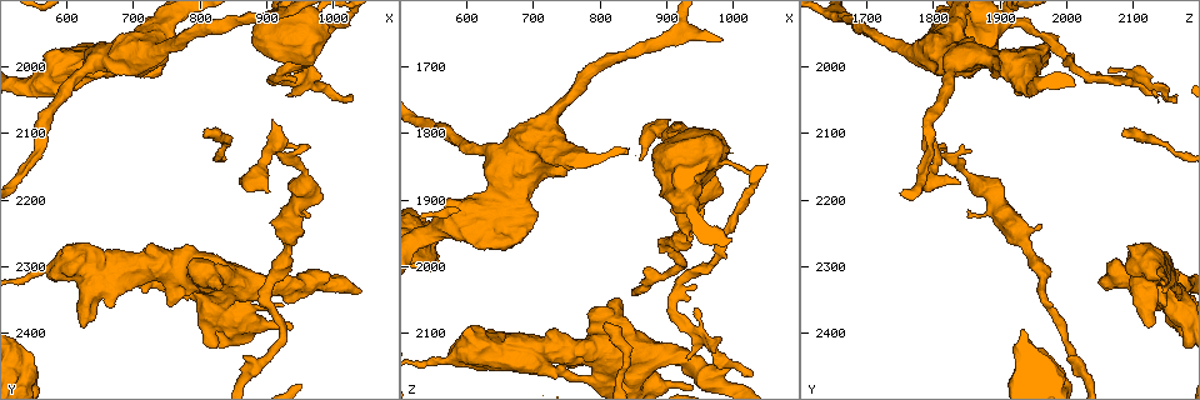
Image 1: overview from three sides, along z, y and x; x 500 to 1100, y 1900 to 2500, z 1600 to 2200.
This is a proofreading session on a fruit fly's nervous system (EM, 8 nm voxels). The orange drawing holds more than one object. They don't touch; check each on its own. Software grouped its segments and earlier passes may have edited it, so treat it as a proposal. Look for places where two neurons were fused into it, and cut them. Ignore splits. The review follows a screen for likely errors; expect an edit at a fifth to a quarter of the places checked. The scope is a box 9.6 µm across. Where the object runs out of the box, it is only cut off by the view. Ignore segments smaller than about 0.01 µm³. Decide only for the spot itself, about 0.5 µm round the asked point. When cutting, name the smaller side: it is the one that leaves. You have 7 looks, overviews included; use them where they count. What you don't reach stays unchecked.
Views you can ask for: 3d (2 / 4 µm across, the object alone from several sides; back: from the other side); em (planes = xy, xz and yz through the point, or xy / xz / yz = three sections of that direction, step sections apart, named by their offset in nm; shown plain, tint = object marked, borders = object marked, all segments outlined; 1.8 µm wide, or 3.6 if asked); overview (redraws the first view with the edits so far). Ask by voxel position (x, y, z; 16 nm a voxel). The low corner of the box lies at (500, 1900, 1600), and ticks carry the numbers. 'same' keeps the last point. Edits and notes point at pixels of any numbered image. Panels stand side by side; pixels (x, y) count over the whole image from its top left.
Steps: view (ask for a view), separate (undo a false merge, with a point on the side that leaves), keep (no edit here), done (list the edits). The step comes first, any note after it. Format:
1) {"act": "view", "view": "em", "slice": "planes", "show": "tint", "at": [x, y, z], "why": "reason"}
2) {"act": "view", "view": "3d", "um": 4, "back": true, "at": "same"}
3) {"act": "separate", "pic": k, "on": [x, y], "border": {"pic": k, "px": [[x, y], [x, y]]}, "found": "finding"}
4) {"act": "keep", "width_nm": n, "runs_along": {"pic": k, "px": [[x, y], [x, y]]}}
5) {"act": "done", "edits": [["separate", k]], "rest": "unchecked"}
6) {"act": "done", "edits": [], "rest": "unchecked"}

{"act": "view", "view": "em", "um": 3.6, "slice": "planes", "show": "tint", "at": [935, 2255, 1930]}

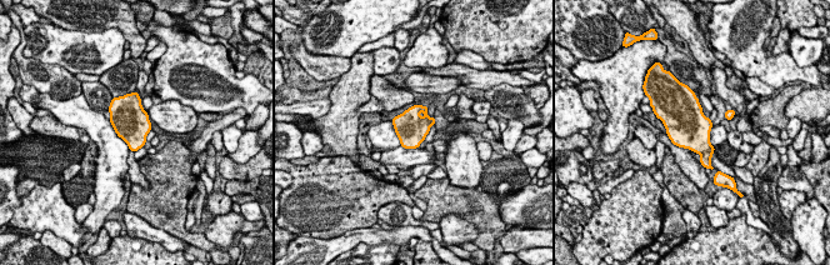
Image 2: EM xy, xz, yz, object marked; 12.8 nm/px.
{"act": "keep", "width_nm": 440, "found": "continuous, no second neuron"}

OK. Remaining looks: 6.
{"act": "view", "view": "3d", "um": 2, "at": [915, 2120, 1800], "why": "branch point"}

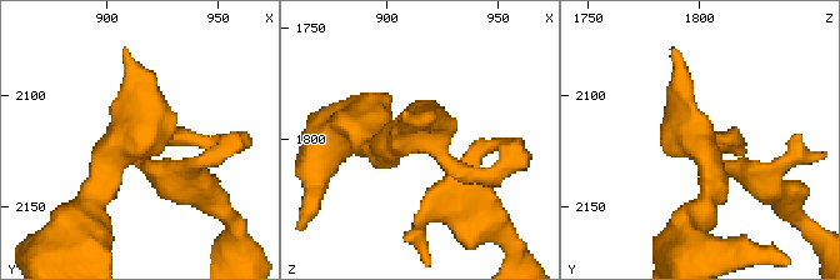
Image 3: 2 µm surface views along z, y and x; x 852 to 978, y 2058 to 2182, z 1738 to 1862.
{"act": "view", "view": "em", "slice": "xz", "step": 8, "show": "tint", "at": [915, 2119, 1796]}

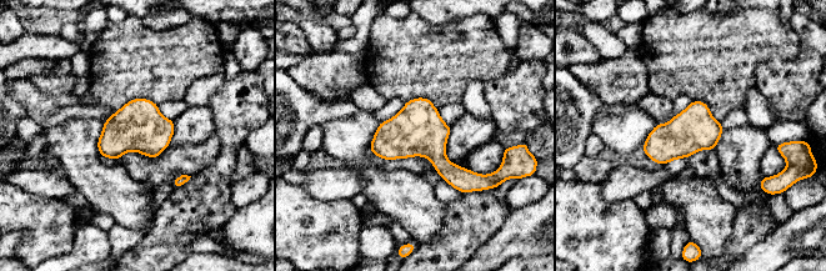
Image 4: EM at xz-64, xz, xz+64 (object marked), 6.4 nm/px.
{"act": "view", "view": "em", "slice": "planes", "show": "tint", "at": "same", "why": "another direction"}

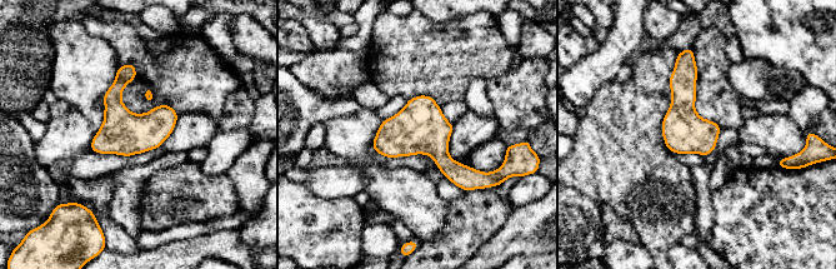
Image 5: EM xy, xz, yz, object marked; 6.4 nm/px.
{"act": "keep", "found": "one neuron here"}

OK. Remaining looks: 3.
{"act": "view", "view": "em", "um": 3.6, "slice": "planes", "show": "tint", "at": [815, 2315, 2100]}

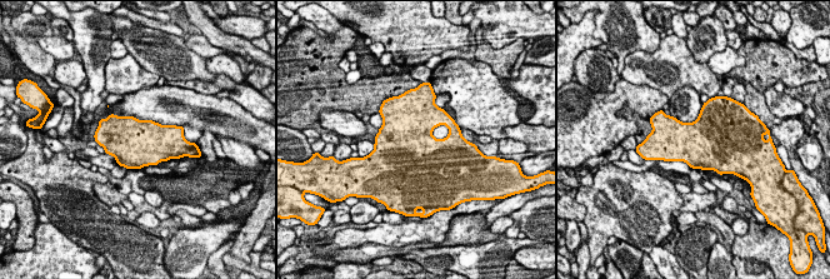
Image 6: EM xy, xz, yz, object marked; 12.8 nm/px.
{"act": "keep", "width_nm": 650, "found": "one neuron here"}

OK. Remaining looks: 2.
{"act": "done", "edits": [], "rest": "unchecked"}

